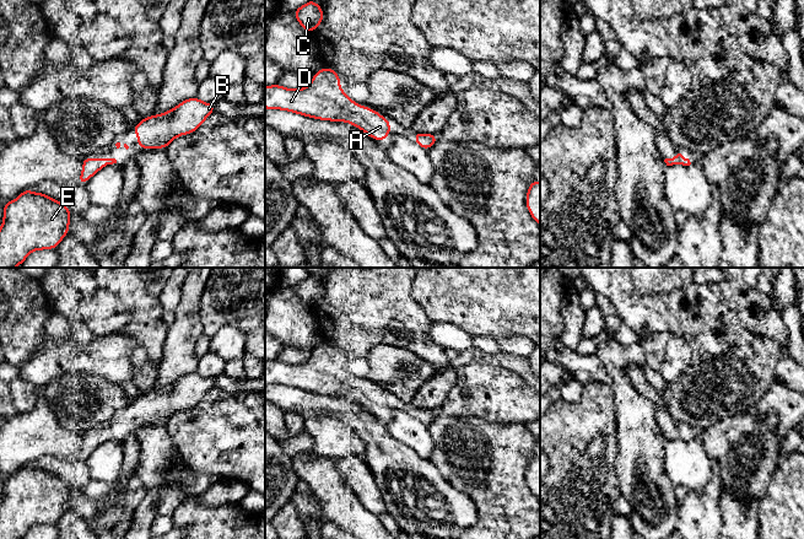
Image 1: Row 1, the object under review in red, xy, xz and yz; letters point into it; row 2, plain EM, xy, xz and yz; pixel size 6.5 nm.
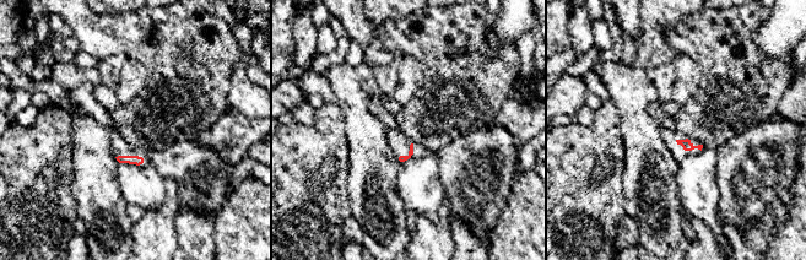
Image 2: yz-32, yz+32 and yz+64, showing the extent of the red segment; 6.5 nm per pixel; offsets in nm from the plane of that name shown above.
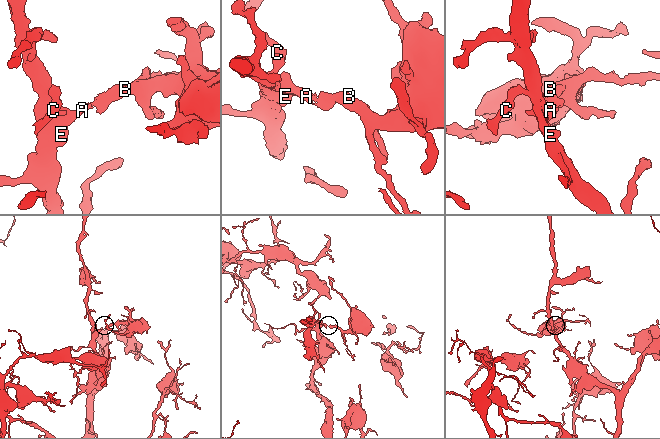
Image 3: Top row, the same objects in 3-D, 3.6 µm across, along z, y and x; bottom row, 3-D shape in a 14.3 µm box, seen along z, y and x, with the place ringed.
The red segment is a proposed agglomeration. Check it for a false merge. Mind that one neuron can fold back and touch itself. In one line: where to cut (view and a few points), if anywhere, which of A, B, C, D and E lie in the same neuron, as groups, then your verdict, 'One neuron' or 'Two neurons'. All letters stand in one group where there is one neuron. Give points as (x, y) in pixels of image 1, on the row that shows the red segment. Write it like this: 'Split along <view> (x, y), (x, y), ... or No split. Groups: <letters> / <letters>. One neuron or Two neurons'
No split. Groups: A B C D E. One neuron

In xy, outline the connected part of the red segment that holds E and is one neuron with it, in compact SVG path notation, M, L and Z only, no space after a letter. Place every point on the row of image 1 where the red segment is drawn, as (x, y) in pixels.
M23 190L18 198L4 205L4 221L0 227L0 268L22 265L33 250L55 249L64 236L70 232L71 211L59 200L47 194Z

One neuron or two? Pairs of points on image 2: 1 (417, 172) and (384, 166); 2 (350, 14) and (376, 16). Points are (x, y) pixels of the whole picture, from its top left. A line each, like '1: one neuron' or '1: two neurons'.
1: two neurons
2: two neurons

